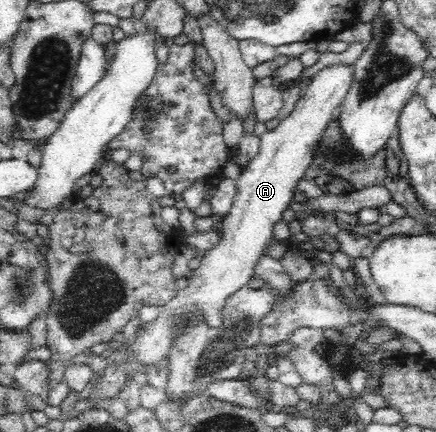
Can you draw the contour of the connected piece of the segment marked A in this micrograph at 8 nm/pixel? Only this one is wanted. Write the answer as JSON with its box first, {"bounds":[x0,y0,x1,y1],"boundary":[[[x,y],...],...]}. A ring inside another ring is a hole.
{"bounds":[90,65,354,399],"boundary":[[[334,65],[319,70],[310,83],[303,88],[300,99],[288,117],[280,121],[276,129],[261,136],[258,155],[250,161],[246,171],[236,180],[236,198],[232,208],[223,216],[223,232],[219,244],[206,252],[201,265],[189,277],[188,285],[179,290],[163,306],[157,306],[159,314],[153,321],[142,323],[134,339],[136,359],[128,355],[128,361],[106,369],[102,379],[94,385],[90,399],[118,398],[118,391],[127,385],[136,365],[162,362],[171,354],[171,345],[182,334],[184,325],[190,321],[206,322],[210,328],[223,325],[222,311],[231,295],[247,285],[255,275],[255,268],[268,247],[276,240],[274,225],[282,221],[282,213],[289,209],[298,183],[305,179],[305,173],[312,162],[324,131],[332,123],[350,89],[354,75],[354,66]]]}

